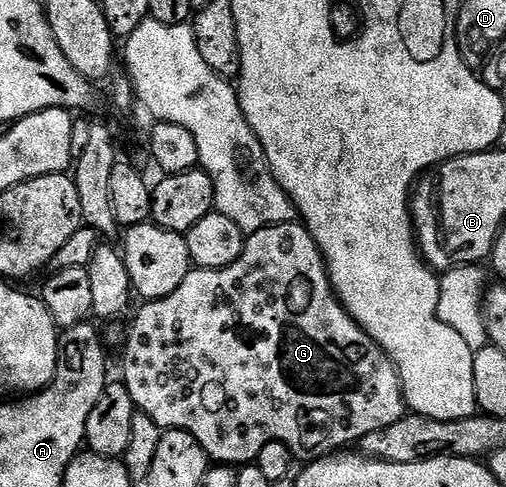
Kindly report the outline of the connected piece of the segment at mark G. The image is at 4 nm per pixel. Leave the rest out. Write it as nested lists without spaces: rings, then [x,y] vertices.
[[[290,223],[288,225],[272,225],[248,234],[242,254],[229,266],[222,269],[190,268],[187,279],[171,291],[163,299],[146,301],[140,306],[137,318],[133,321],[129,333],[124,338],[125,345],[125,377],[123,384],[131,391],[134,406],[140,412],[151,415],[155,423],[163,431],[167,429],[182,429],[195,439],[205,449],[205,453],[214,462],[240,467],[256,462],[259,451],[267,447],[267,443],[278,441],[289,448],[290,454],[302,457],[302,462],[308,463],[318,457],[328,457],[330,453],[344,450],[352,443],[359,443],[371,431],[379,431],[383,427],[391,427],[399,418],[406,416],[407,406],[405,392],[401,389],[401,380],[393,360],[380,349],[375,342],[357,325],[357,321],[342,307],[333,287],[329,283],[329,273],[325,270],[325,260],[315,243],[315,239],[304,224]]]

